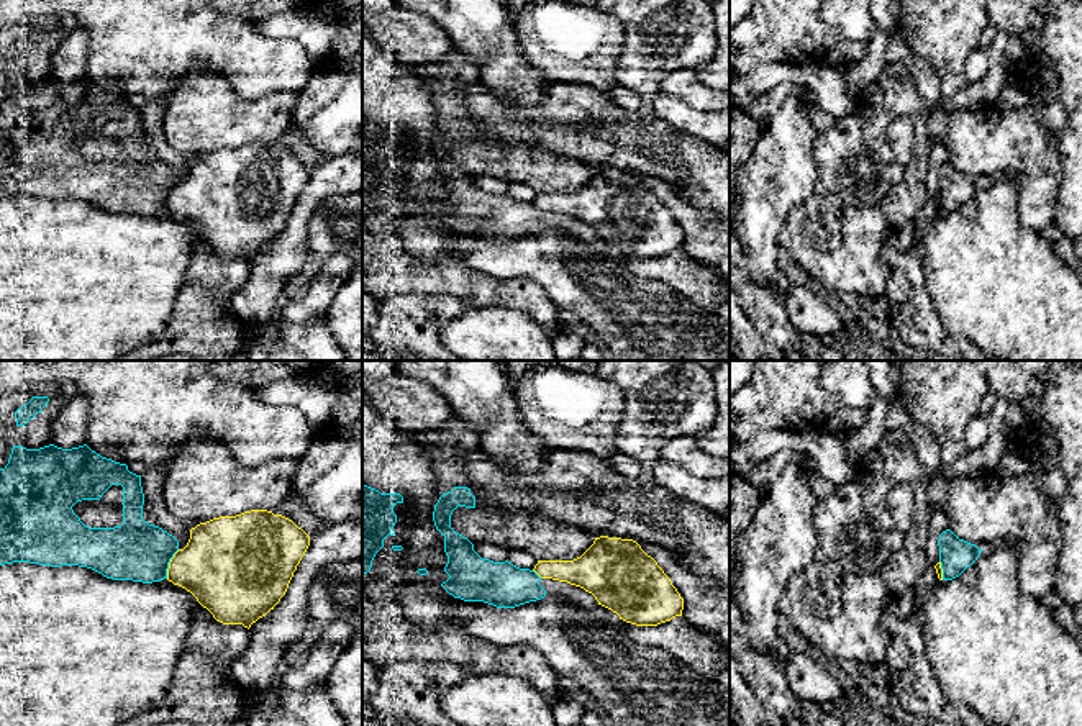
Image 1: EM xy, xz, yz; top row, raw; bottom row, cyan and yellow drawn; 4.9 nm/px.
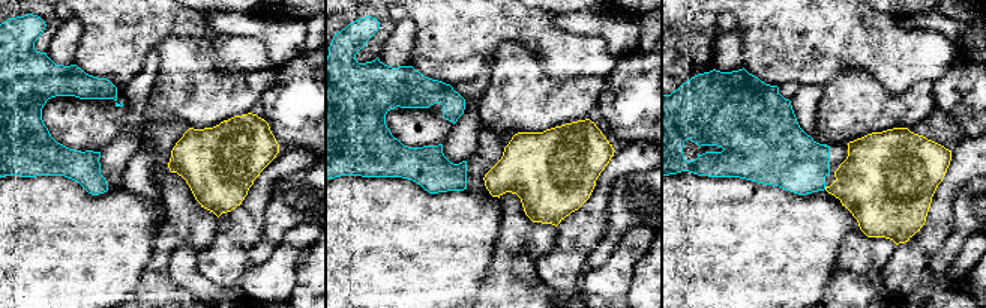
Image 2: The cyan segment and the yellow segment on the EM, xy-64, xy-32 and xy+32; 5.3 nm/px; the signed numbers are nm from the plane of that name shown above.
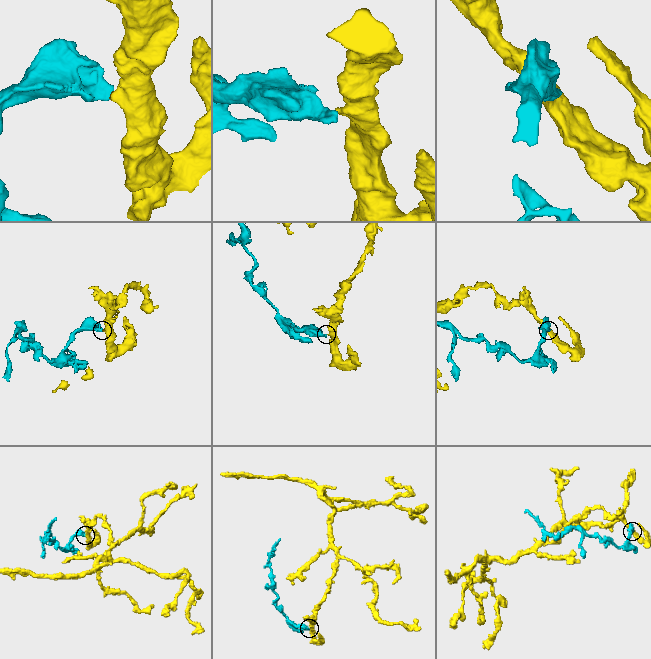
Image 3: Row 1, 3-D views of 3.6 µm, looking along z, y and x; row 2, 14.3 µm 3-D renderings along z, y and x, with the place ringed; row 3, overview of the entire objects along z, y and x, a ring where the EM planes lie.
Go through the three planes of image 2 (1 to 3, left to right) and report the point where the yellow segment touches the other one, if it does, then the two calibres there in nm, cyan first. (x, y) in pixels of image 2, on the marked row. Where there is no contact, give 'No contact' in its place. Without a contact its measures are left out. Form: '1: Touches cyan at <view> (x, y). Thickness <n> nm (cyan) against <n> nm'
1: No contact
2: No contact
3: No contact

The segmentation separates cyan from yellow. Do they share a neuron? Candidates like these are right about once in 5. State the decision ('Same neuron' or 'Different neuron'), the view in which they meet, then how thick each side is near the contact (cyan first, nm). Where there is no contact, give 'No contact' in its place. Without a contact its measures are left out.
Different neuron. Touches cyan in xy. Thickness 300 nm (cyan) against 380 nm

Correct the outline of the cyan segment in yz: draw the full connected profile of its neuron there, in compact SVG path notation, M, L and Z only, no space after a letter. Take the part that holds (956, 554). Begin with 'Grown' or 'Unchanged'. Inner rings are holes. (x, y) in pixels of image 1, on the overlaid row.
Unchanged. M951 529L939 534L939 562L943 569L943 580L952 580L959 577L967 567L971 567L982 549L964 539L959 539Z

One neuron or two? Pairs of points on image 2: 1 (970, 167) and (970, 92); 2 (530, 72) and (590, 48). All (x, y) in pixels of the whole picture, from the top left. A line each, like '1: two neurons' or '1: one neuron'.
1: two neurons
2: two neurons

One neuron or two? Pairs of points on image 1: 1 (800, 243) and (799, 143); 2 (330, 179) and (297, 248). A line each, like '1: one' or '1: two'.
1: two
2: one

